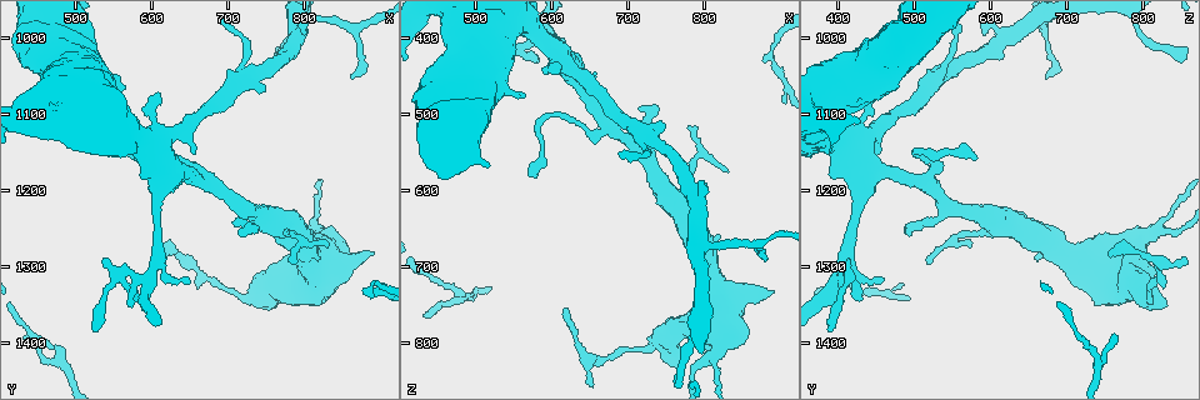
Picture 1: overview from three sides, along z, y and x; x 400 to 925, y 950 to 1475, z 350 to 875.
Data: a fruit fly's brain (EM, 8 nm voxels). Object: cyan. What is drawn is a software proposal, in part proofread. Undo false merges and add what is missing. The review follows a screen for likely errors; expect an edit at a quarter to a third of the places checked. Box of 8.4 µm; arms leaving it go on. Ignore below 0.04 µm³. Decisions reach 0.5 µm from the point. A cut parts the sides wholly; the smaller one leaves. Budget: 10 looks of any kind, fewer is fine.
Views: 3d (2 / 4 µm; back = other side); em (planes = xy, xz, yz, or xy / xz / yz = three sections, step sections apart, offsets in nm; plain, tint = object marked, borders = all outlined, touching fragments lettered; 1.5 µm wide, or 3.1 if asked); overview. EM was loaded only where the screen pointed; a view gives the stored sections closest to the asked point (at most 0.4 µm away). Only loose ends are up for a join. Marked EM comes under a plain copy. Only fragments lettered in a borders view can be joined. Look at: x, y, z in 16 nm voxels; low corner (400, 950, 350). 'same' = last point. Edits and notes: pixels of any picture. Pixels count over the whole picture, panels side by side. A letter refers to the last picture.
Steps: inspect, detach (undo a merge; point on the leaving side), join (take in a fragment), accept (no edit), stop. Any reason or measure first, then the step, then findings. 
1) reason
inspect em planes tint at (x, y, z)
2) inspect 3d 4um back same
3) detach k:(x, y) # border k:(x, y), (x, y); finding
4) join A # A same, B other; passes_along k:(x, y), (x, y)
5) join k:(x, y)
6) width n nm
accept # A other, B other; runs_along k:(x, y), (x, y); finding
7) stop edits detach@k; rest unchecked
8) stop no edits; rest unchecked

stops while still wide
inspect em yz step 4 borders at (585, 1180, 390)

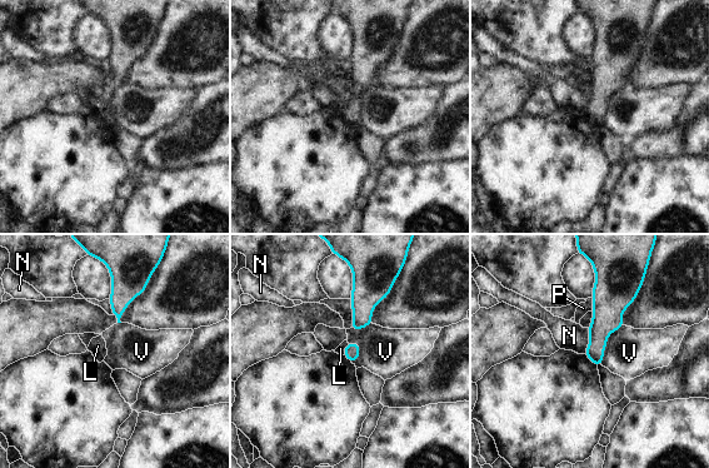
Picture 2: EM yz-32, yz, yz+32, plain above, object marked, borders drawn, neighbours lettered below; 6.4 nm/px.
cut it another way
inspect em xz step 4 borders same

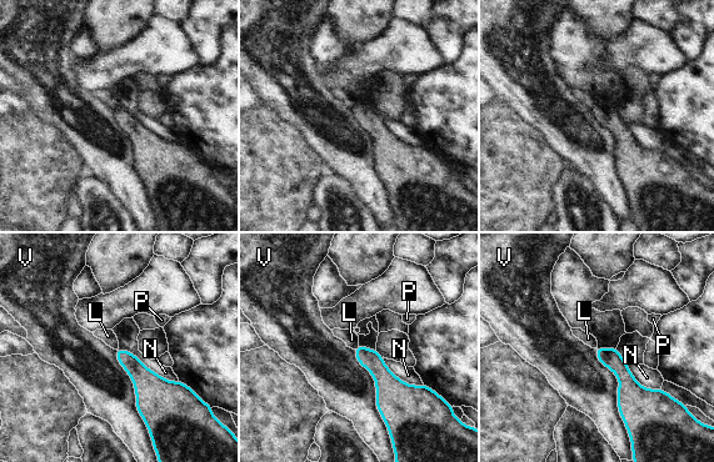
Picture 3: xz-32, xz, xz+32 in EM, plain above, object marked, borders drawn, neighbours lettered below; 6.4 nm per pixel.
accept # L other, N other, P other, V other; border 3:(594, 348), (618, 377), (629, 433); none of them fits

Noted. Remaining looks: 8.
thin end
inspect em planes borders at (830, 1275, 575)

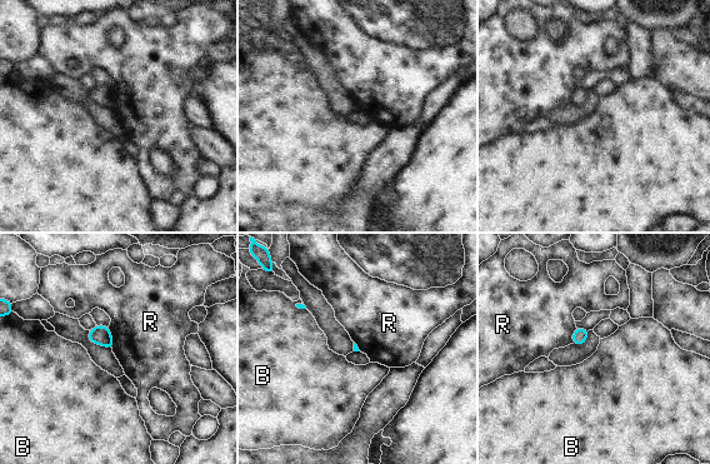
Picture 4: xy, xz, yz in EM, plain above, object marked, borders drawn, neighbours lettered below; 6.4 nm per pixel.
accept # B other, R other; border 4:(108, 327), (111, 334), (113, 349); none of them fits

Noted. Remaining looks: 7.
three-way junction
inspect em planes tint at (810, 1255, 815)

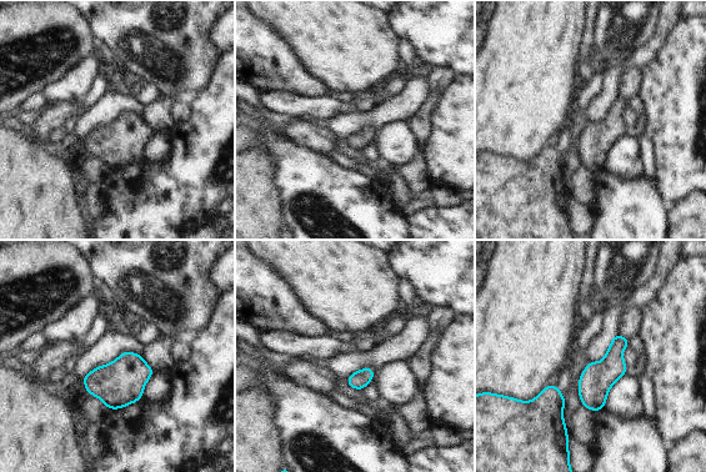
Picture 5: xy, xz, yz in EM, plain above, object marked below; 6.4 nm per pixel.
inspect em planes borders same

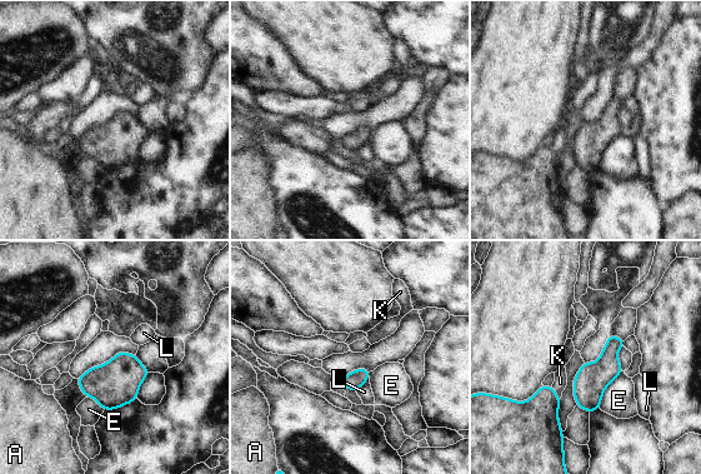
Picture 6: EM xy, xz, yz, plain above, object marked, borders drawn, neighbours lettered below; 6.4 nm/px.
accept # A other, E other, K other, L other; continuous, no second cell

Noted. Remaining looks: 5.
sharp bend
inspect em planes borders at (590, 1320, 400)

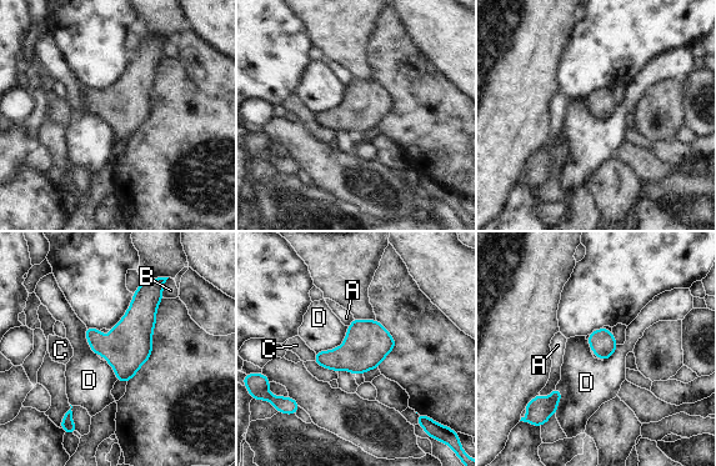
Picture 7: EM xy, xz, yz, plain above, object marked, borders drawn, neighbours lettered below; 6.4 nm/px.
longest_contact D 280 nm
accept # A other, B other, C other, D other; all the same cell

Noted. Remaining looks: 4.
stop no edits; rest unchecked

